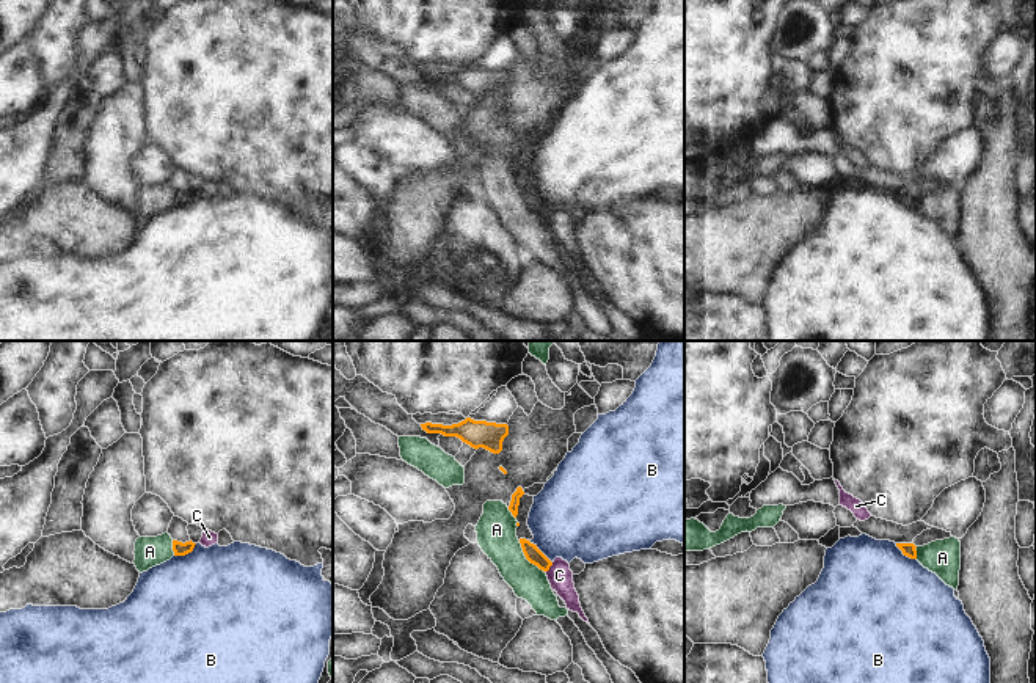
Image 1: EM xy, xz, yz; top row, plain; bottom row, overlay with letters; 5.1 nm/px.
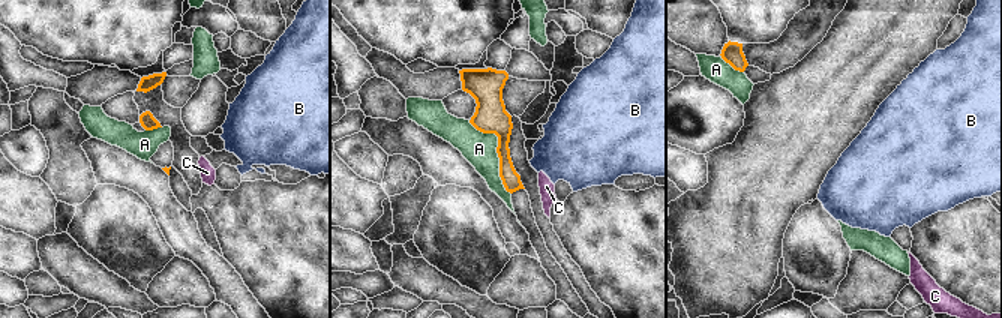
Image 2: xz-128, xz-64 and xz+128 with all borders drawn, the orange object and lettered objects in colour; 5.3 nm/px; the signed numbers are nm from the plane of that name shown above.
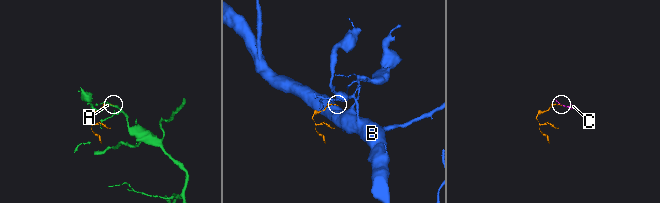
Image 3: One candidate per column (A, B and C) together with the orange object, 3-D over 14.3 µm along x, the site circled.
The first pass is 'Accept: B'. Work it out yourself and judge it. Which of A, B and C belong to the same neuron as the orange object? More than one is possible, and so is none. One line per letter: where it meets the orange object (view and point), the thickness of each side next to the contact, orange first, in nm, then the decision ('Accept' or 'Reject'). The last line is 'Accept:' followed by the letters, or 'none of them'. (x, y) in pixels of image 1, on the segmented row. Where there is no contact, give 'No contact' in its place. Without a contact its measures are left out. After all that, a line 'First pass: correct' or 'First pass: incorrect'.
A: Touches orange at xz (526, 558). Thickness 80 nm (orange) against 200 nm. Reject
B: Touches orange at xy (186, 553). Thickness 70 nm (orange) against 480 nm. Reject
C: Touches orange at xz (550, 566). Thickness 80 nm (orange) against 130 nm. Accept
Accept: C.
First pass: incorrect

